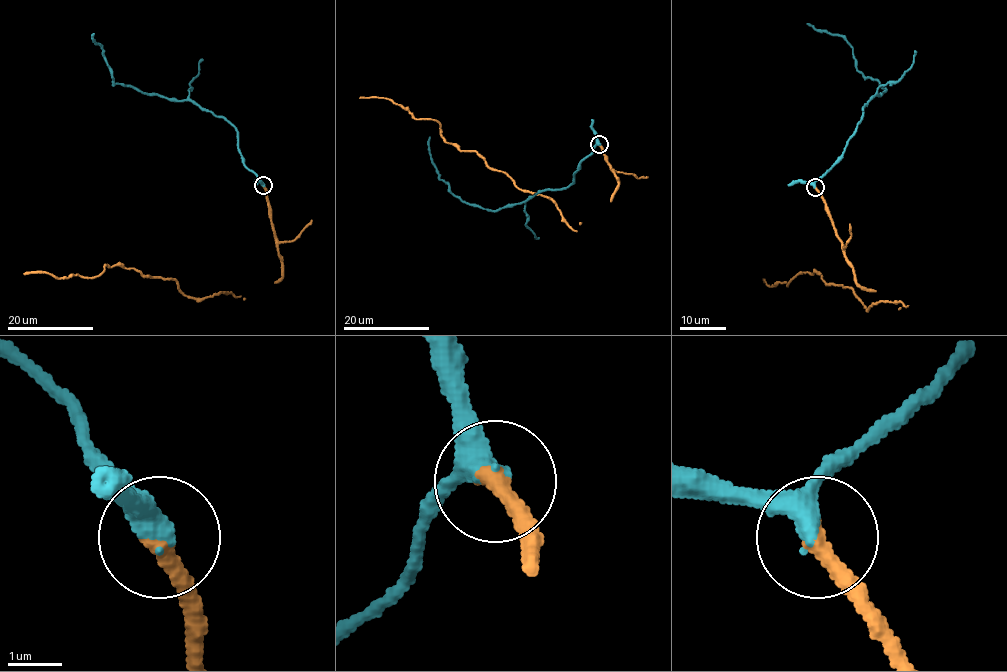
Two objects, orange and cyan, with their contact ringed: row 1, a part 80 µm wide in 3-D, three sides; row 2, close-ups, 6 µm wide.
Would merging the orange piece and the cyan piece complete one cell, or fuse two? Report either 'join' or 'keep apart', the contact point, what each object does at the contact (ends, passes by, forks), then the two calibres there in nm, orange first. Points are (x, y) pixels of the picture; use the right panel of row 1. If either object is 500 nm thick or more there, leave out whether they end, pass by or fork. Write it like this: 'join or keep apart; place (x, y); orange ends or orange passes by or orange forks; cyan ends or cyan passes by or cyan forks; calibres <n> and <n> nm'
join; place (815, 187); orange ends; cyan passes by; calibres 380 and 380 nm

